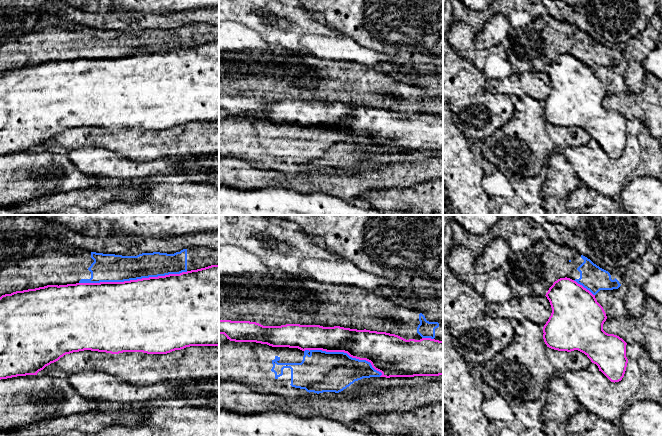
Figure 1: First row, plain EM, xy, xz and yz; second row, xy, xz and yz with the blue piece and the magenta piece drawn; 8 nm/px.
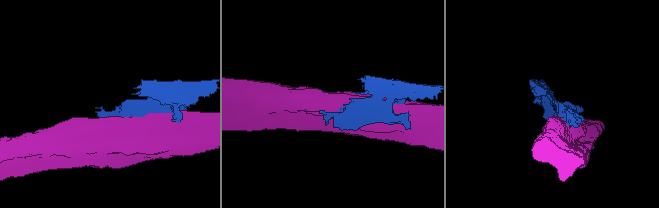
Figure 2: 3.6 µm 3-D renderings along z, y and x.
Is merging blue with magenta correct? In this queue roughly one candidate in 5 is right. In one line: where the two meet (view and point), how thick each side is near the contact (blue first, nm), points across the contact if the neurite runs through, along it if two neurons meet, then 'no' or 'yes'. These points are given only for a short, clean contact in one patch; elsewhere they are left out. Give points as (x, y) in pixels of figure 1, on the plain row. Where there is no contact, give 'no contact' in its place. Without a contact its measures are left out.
meets blue in xy at (133, 55); 220 nm thick on the blue side, 500 nm on the other; no

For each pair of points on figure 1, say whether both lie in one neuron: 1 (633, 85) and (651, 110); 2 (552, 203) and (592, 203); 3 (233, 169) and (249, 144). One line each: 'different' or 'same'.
1: different
2: different
3: different

